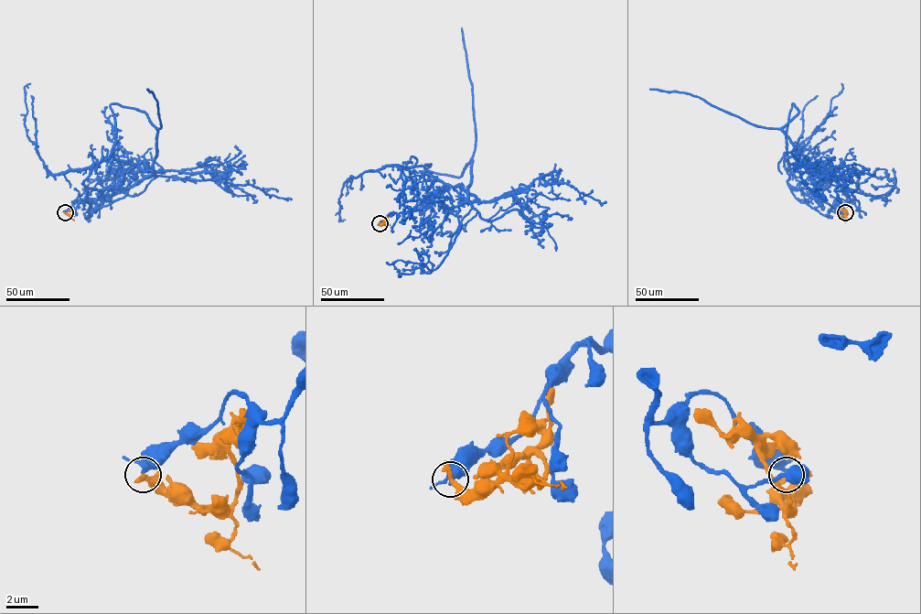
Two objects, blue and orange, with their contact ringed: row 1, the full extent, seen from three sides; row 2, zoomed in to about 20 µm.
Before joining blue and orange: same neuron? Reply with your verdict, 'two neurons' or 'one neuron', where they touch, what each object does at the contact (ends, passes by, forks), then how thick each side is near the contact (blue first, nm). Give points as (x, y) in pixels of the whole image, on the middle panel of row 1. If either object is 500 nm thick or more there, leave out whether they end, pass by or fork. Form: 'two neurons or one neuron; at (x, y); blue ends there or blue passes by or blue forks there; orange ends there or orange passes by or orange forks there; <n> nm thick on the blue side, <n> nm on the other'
two neurons; at (380, 223); blue passes by; orange passes by; 340 nm thick on the blue side, 280 nm on the other

